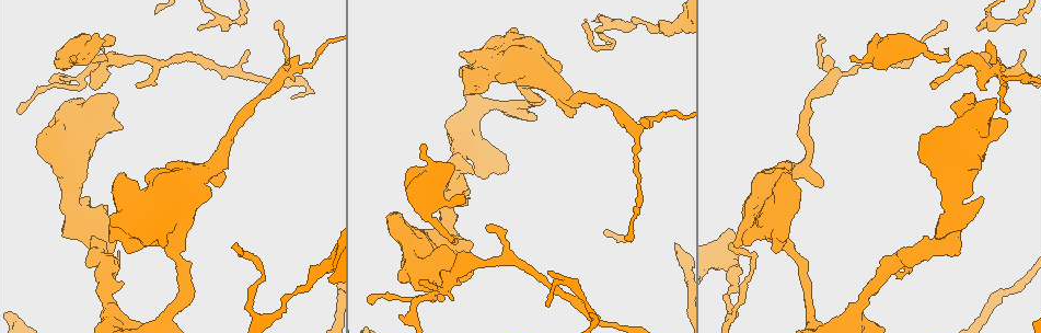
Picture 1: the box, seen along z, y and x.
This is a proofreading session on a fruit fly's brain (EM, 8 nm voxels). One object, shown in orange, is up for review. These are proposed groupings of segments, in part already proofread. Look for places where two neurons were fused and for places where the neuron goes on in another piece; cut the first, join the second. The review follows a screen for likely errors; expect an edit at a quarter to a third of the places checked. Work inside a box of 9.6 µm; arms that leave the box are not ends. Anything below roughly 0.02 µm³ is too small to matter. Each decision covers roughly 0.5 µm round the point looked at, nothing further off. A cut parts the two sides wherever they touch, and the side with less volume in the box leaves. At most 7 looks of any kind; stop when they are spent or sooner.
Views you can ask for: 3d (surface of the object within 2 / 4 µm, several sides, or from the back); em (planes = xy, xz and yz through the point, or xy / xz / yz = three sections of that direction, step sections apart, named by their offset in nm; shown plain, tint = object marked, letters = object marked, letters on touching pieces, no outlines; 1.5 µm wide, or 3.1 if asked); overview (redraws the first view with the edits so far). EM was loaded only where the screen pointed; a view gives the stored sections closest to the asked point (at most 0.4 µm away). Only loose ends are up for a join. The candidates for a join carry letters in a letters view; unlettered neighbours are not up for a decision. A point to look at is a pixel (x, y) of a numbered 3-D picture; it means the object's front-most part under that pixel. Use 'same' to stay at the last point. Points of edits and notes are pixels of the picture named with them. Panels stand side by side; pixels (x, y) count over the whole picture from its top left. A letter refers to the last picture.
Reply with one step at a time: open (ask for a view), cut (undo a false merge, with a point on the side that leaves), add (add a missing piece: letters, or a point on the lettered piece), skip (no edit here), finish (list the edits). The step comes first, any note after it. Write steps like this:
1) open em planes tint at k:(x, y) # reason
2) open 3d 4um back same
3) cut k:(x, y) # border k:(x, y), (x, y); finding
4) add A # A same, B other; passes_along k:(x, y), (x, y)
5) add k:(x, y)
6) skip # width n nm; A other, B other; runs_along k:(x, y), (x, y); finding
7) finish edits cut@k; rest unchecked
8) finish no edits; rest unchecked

open 3d 4um at 1:(247, 50) # free end

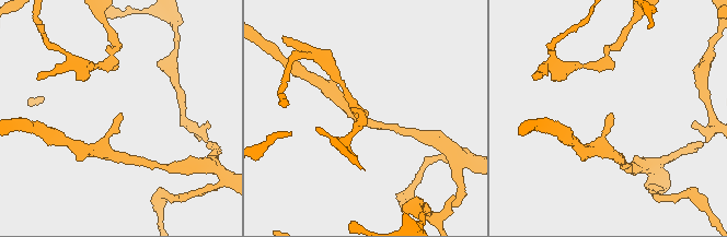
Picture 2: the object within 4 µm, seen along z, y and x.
open em xz step 4 tint at 2:(122, 114) # shape alone is not enough

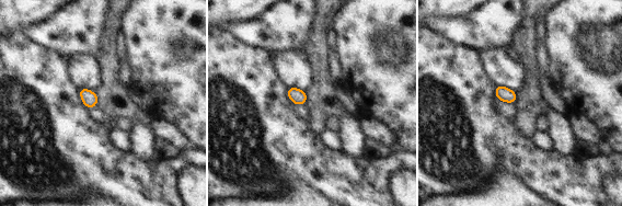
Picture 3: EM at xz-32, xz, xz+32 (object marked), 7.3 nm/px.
open em planes letters same # cut it another way

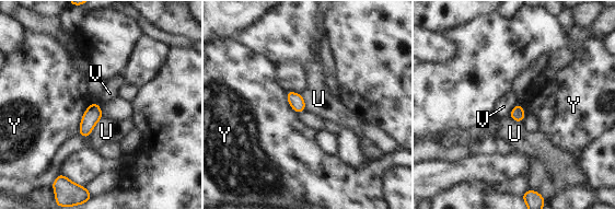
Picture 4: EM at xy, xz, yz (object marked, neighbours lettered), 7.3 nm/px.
skip # U other, V other, Y other; border 4:(520, 102), (508, 114); no lettered piece goes on from it

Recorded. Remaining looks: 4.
open em planes tint at 1:(281, 74) # thick turns thin

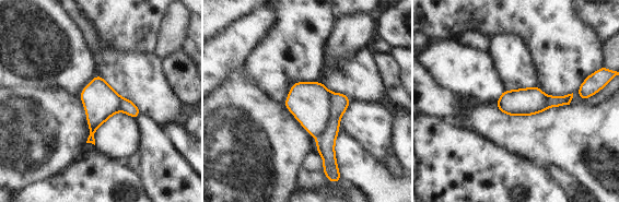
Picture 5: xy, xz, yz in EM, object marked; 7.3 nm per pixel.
open em planes letters same # what lies round it

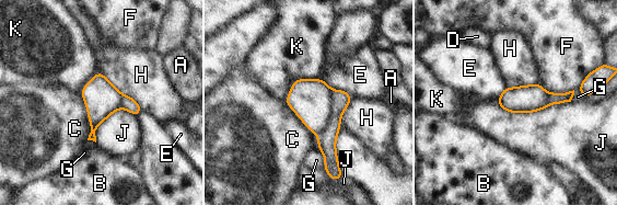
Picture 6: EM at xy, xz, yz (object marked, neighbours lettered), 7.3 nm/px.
cut 6:(326, 140) # A other, B other, C other, D other, E other, F other, G other, H other, J other, K other; border 6:(333, 90), (329, 122), (317, 135); two neurons meet here

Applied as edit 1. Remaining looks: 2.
finish edits cut@6; rest unchecked

